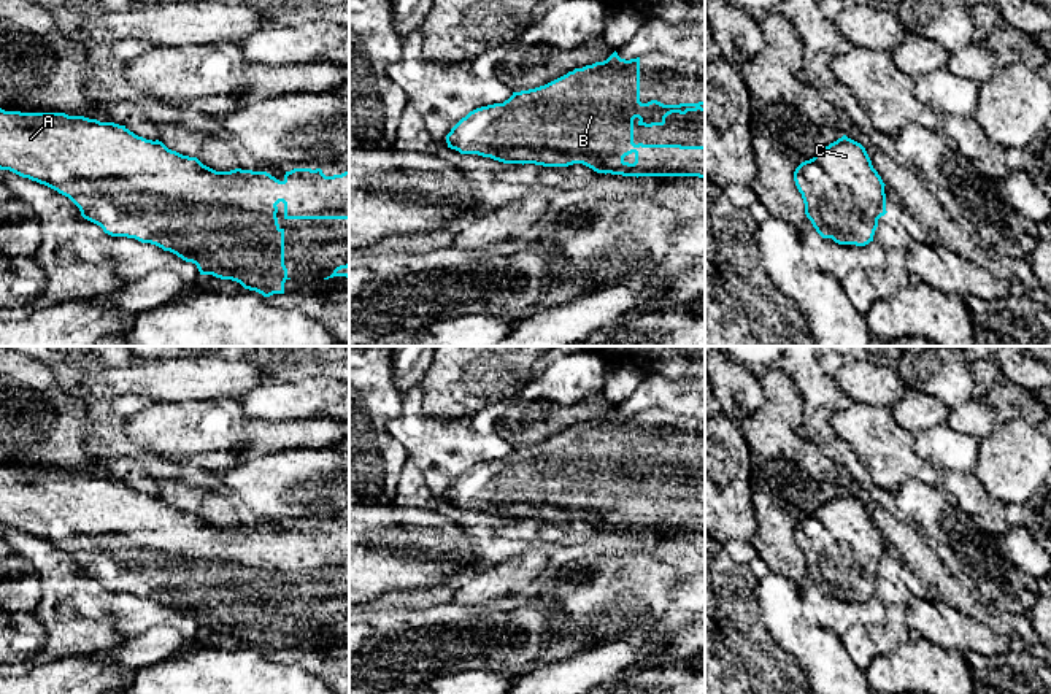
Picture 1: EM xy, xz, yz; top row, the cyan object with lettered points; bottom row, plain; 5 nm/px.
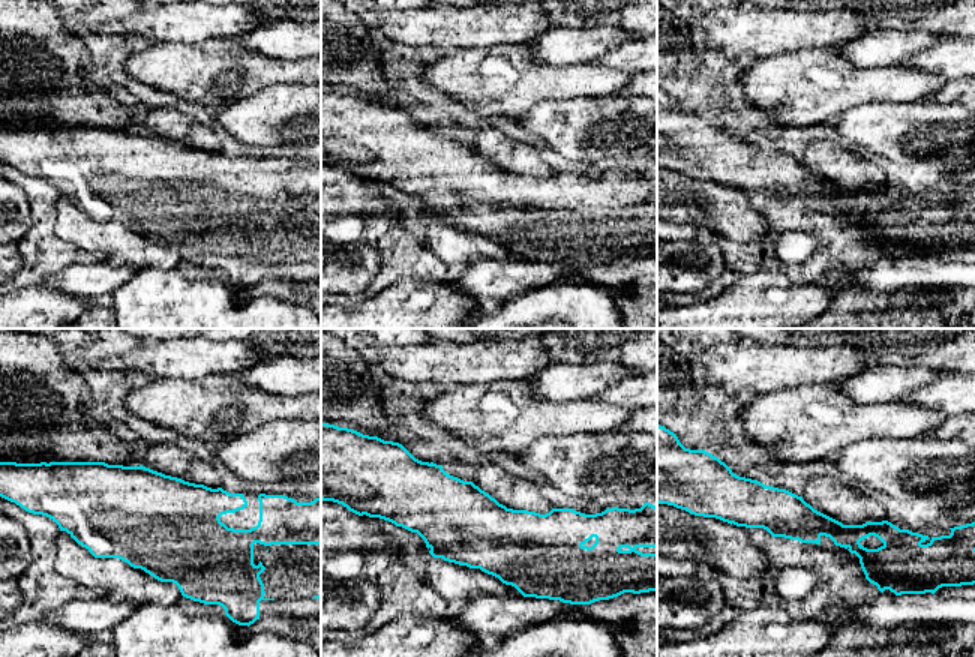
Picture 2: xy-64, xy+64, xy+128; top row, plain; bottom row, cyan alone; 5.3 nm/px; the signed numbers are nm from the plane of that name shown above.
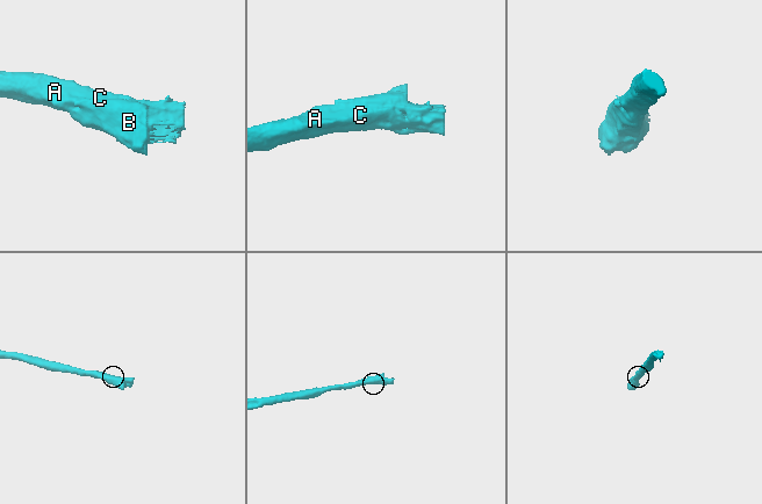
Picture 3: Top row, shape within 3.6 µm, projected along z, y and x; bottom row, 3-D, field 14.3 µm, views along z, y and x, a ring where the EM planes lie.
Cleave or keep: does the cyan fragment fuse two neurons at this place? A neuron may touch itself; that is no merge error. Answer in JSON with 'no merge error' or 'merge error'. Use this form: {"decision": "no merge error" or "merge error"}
{"decision": "no merge error"}

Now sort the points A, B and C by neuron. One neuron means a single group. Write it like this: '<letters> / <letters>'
A B C

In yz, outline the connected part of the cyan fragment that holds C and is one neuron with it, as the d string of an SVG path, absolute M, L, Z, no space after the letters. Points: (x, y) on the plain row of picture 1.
M843 491L802 518L794 537L822 594L856 602L873 597L878 575L887 569L886 540L860 499Z

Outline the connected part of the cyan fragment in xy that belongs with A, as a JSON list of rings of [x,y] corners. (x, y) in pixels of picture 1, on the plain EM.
[[[0,464],[0,526],[10,526],[68,553],[84,575],[100,581],[111,592],[156,600],[195,619],[200,630],[237,637],[264,653],[284,650],[284,638],[291,635],[284,621],[284,584],[276,573],[279,557],[284,559],[284,575],[349,575],[349,527],[325,532],[321,524],[294,524],[286,527],[283,537],[267,527],[216,527],[197,513],[168,505],[159,495],[135,491],[125,481],[65,468]]]

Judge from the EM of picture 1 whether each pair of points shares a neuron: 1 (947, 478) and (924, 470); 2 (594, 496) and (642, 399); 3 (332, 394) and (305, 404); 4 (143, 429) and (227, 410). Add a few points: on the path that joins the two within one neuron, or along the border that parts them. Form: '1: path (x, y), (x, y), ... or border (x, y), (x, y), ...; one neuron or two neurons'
1: border (939, 474), (940, 485); two neurons
2: border (615, 407), (626, 415), (654, 408), (672, 413); two neurons
3: path (326, 394), (315, 394), (311, 397); one neuron
4: path (164, 429), (207, 429); one neuron

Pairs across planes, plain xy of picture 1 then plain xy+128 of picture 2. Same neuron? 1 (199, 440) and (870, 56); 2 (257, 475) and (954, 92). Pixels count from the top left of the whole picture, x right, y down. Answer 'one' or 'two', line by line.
1: two
2: two

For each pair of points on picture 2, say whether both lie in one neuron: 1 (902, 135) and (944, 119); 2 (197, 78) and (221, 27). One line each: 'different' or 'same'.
1: same
2: different

